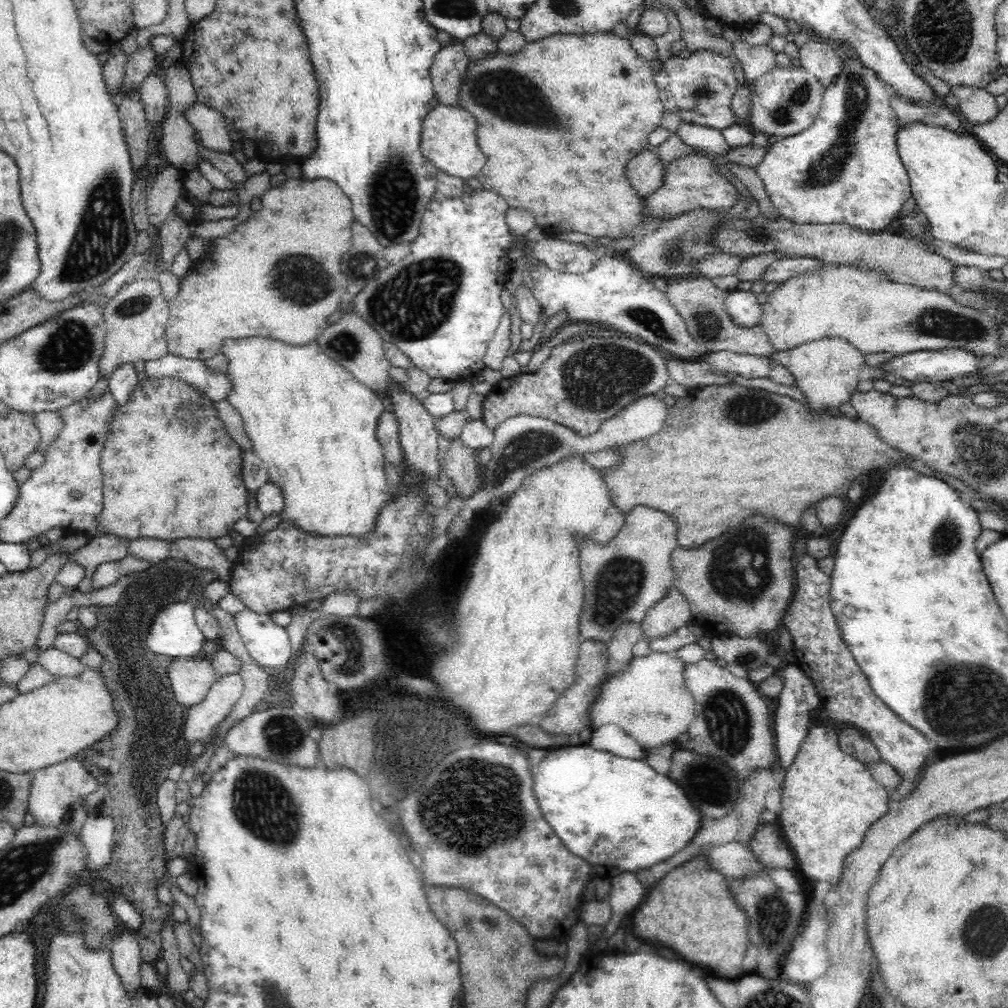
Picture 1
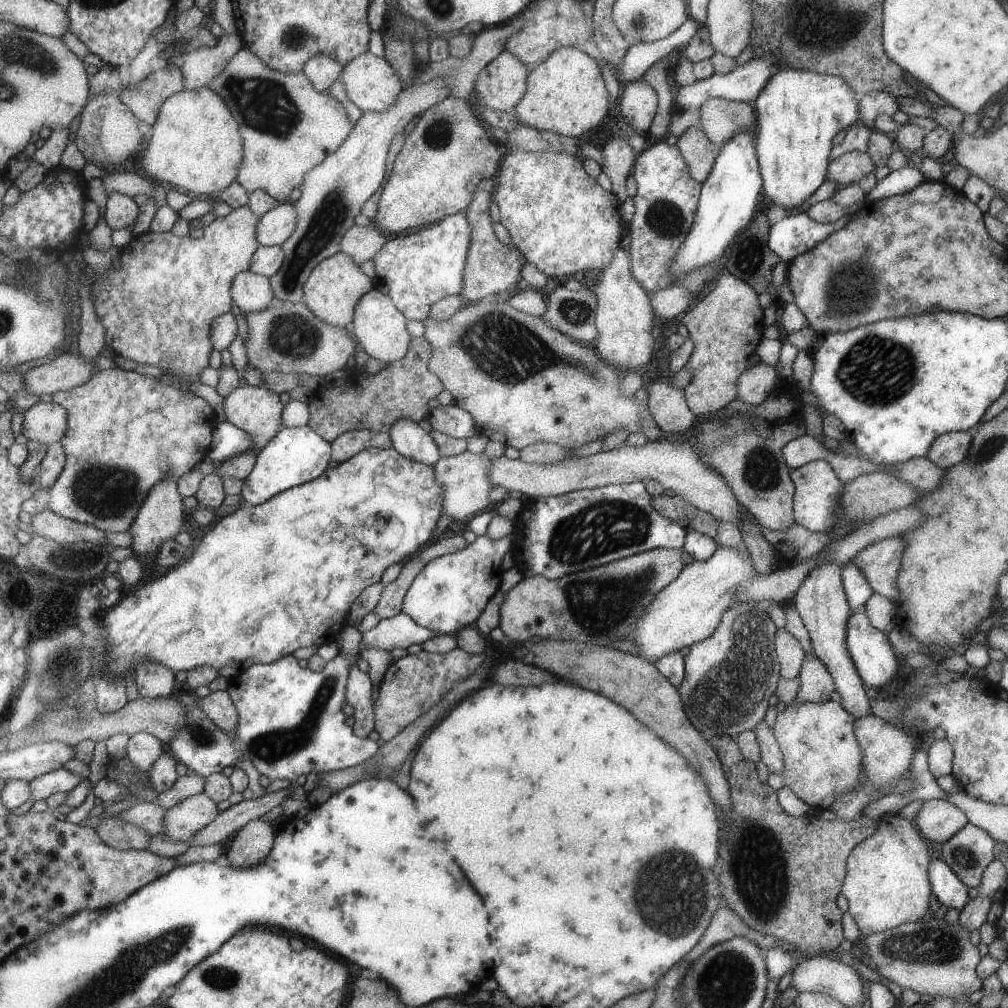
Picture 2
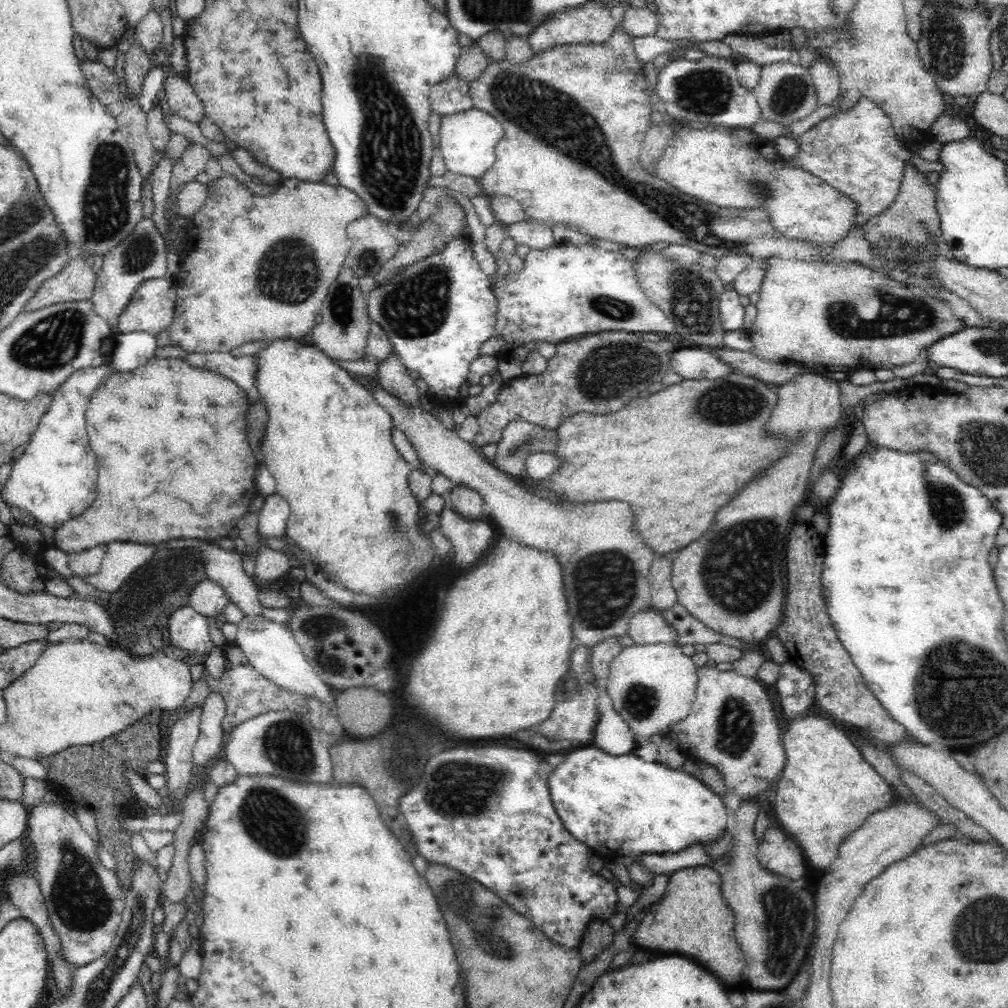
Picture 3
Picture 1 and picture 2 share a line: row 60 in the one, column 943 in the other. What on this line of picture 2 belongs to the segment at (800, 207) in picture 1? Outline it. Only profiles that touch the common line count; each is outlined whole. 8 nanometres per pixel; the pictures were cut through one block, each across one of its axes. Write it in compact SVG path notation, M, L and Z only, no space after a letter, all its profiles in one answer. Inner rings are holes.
M965 823L952 837L949 837L941 845L940 859L948 864L959 879L970 889L977 887L981 872L987 868L993 860L993 846L995 842L988 832L977 828L973 823Z

